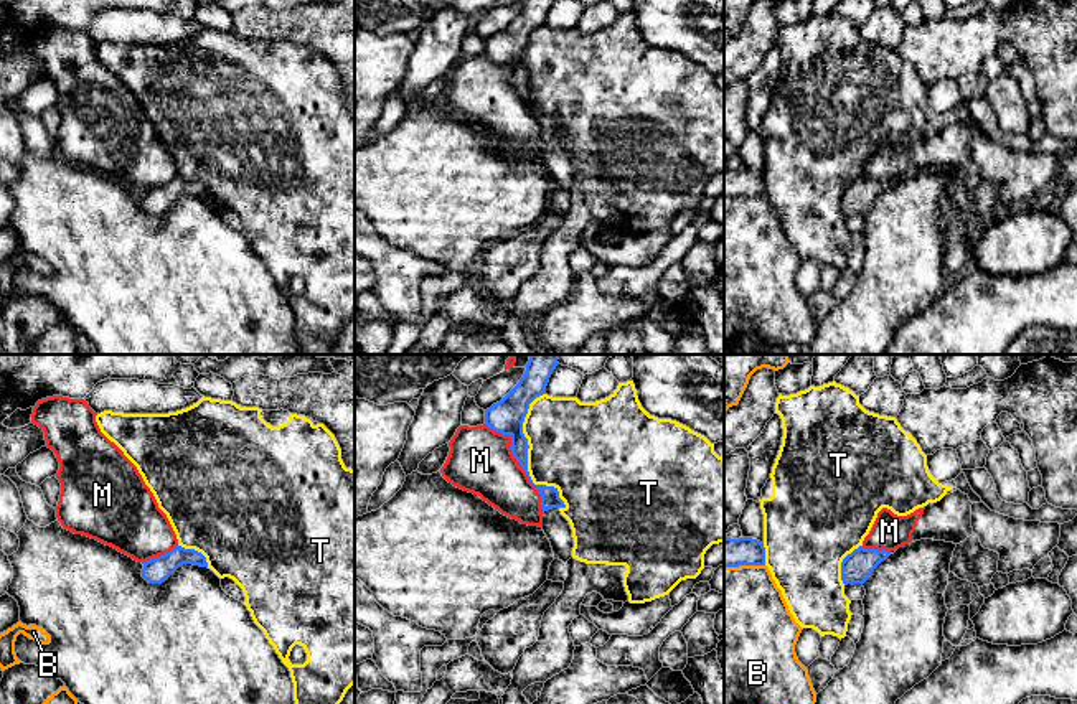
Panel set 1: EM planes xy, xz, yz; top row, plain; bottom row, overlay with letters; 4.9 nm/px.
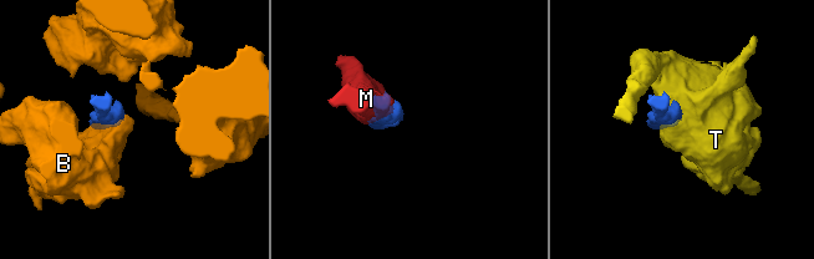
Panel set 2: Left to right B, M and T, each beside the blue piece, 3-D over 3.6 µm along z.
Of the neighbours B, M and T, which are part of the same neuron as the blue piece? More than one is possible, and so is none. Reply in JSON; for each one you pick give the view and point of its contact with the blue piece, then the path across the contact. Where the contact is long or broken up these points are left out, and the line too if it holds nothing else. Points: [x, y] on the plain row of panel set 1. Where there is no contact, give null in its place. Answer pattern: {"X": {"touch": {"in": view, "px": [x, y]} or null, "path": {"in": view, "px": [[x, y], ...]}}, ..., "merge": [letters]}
{"merge": []}

